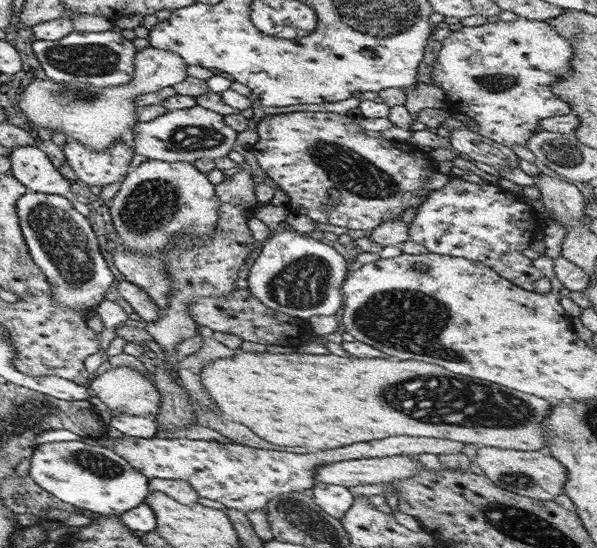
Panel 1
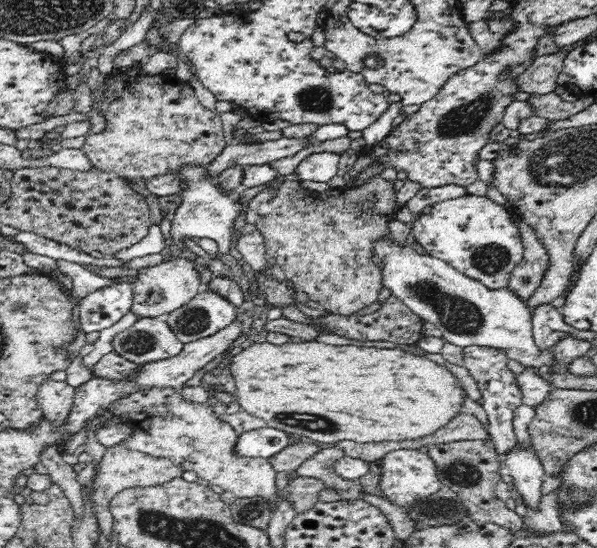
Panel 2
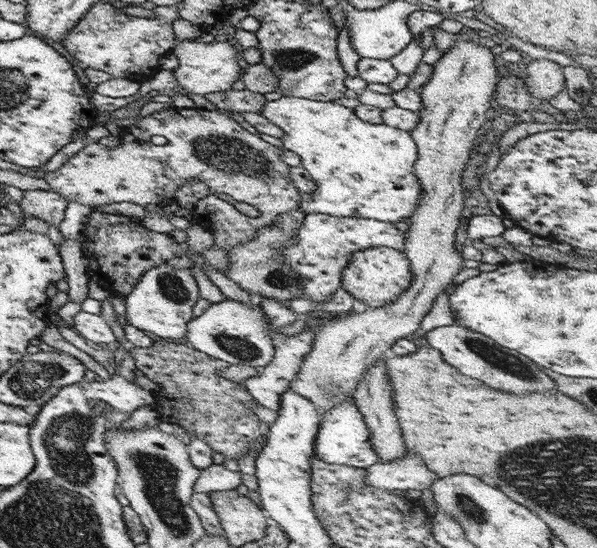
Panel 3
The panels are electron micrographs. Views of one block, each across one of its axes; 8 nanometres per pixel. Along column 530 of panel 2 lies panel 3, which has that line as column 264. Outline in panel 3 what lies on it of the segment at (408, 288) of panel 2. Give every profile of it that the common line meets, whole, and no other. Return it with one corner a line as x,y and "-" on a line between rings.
252,298
246,305
225,299
210,304
210,308
202,316
193,318
187,326
185,336
190,346
208,357
222,360
229,365
247,365
261,369
274,358
274,345
270,339
272,329
264,308

